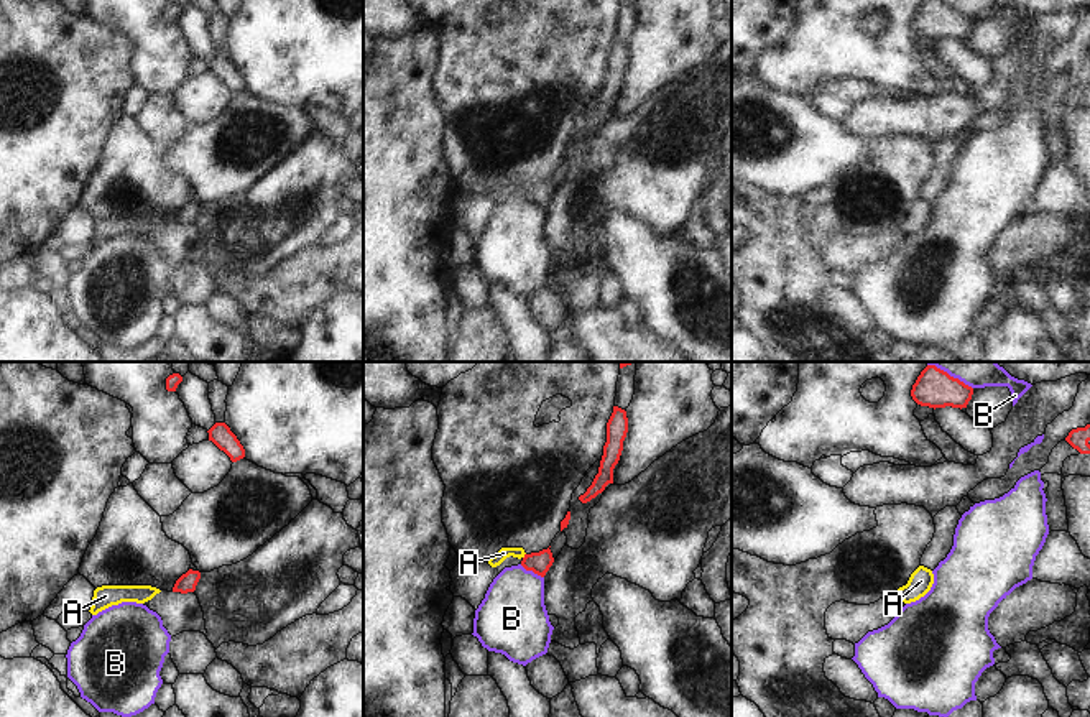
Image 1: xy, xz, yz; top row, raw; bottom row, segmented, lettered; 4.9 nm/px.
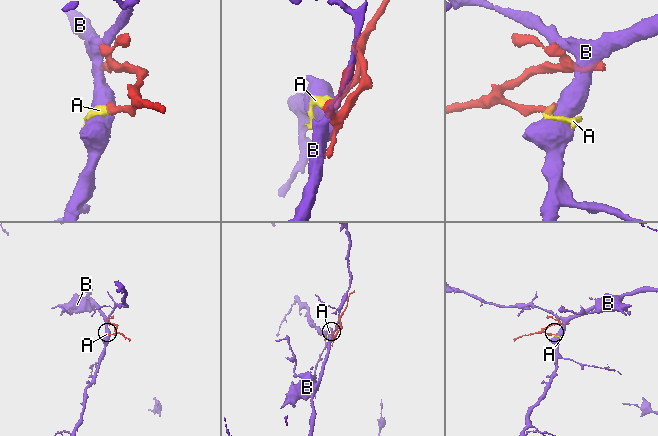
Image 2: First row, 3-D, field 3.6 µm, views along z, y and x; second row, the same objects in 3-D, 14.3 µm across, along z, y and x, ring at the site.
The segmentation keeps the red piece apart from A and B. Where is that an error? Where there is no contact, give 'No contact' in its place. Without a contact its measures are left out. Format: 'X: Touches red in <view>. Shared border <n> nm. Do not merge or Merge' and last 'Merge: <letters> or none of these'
A: Touches red in xz. Shared border 30 nm. Merge
B: Touches red in xz. Shared border 140 nm. Do not merge
Merge: A

